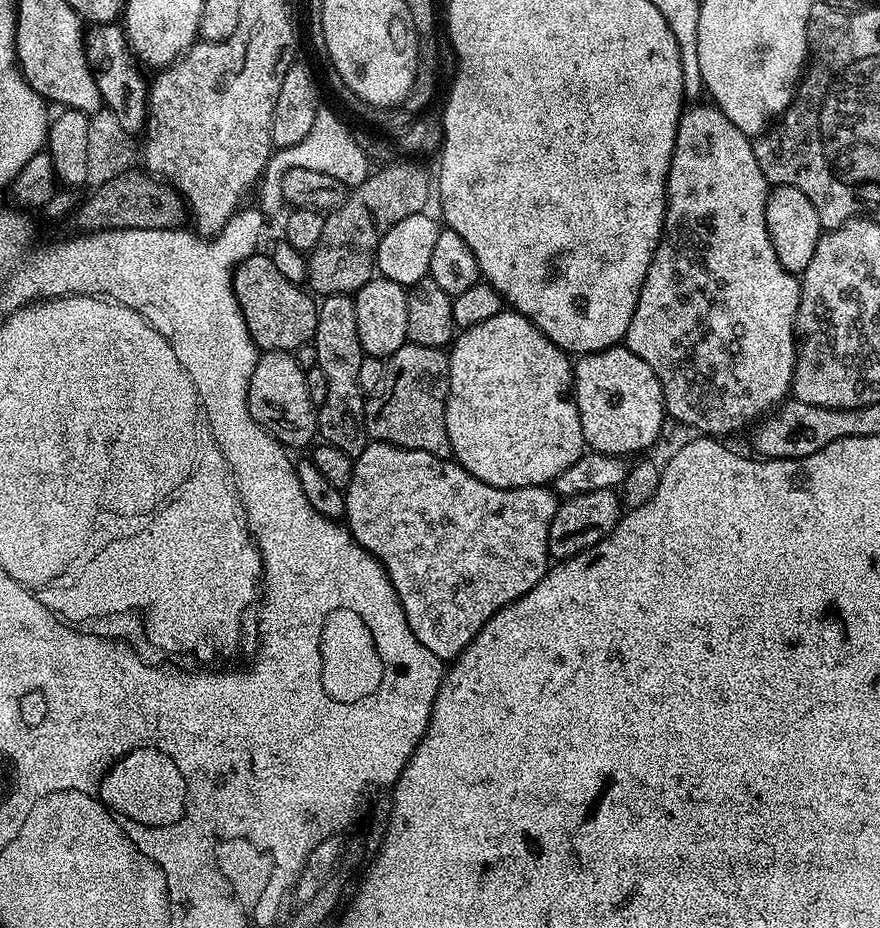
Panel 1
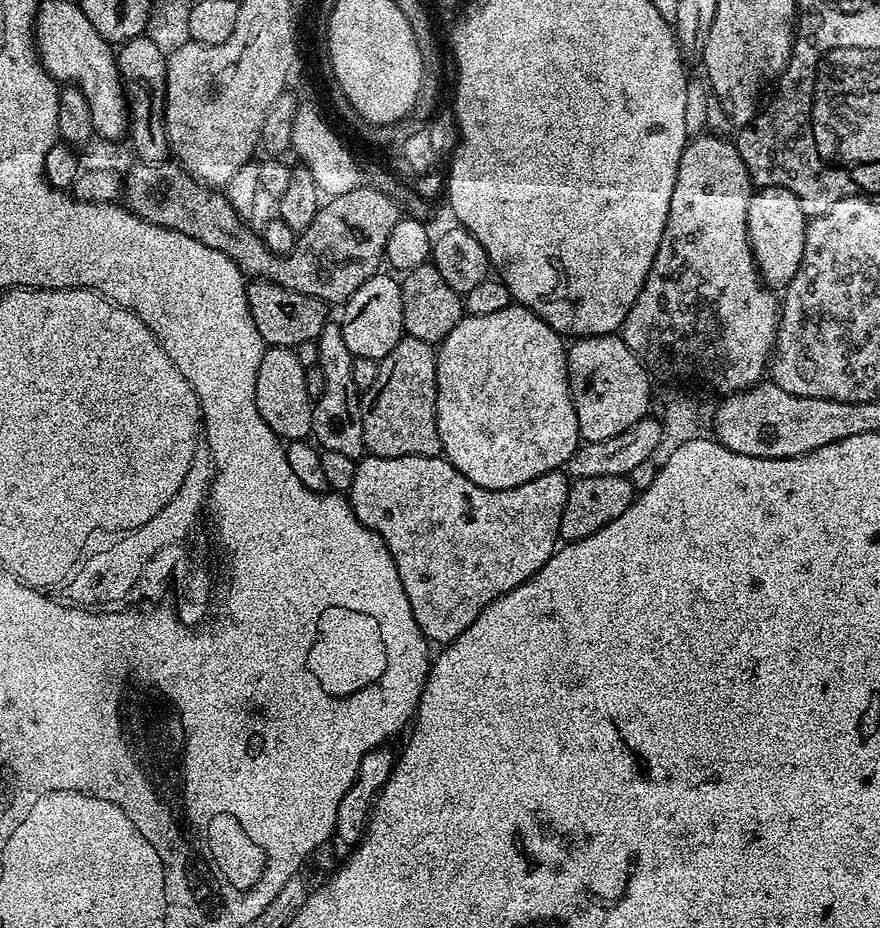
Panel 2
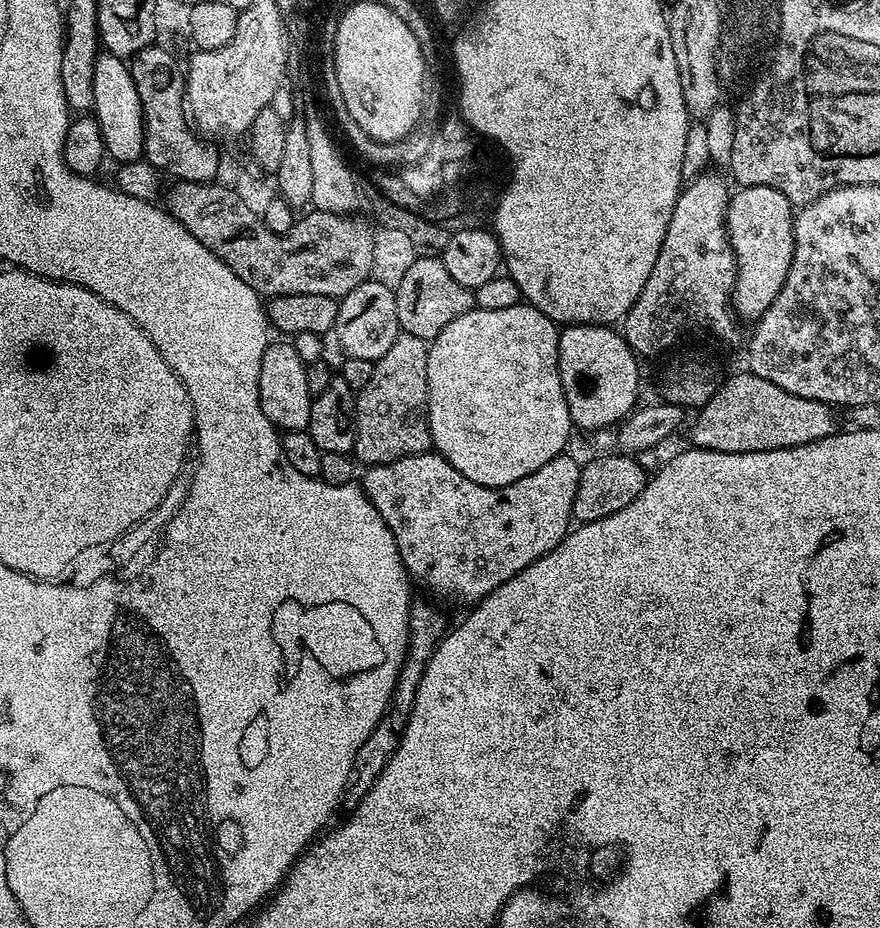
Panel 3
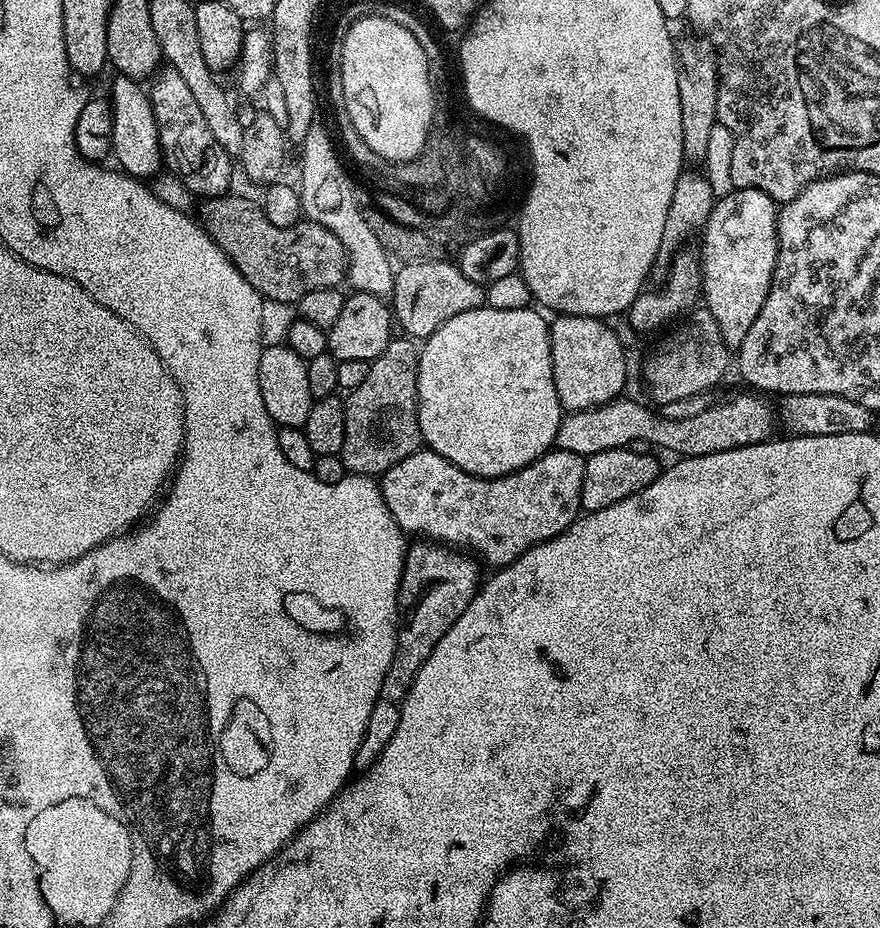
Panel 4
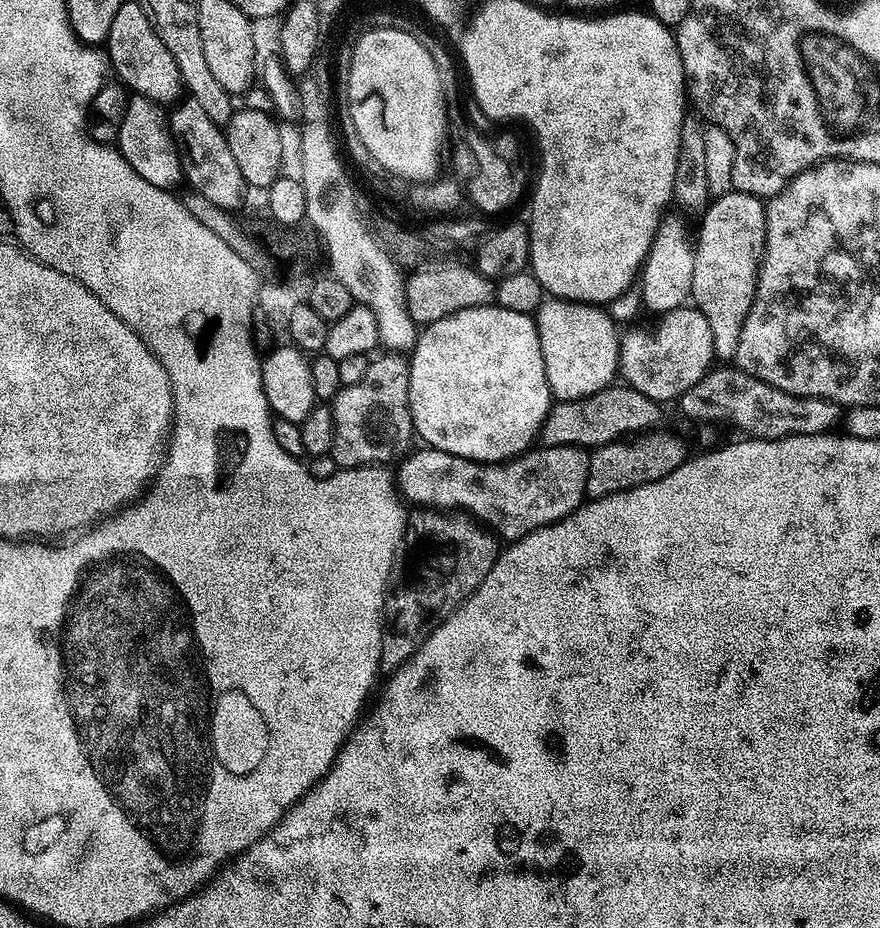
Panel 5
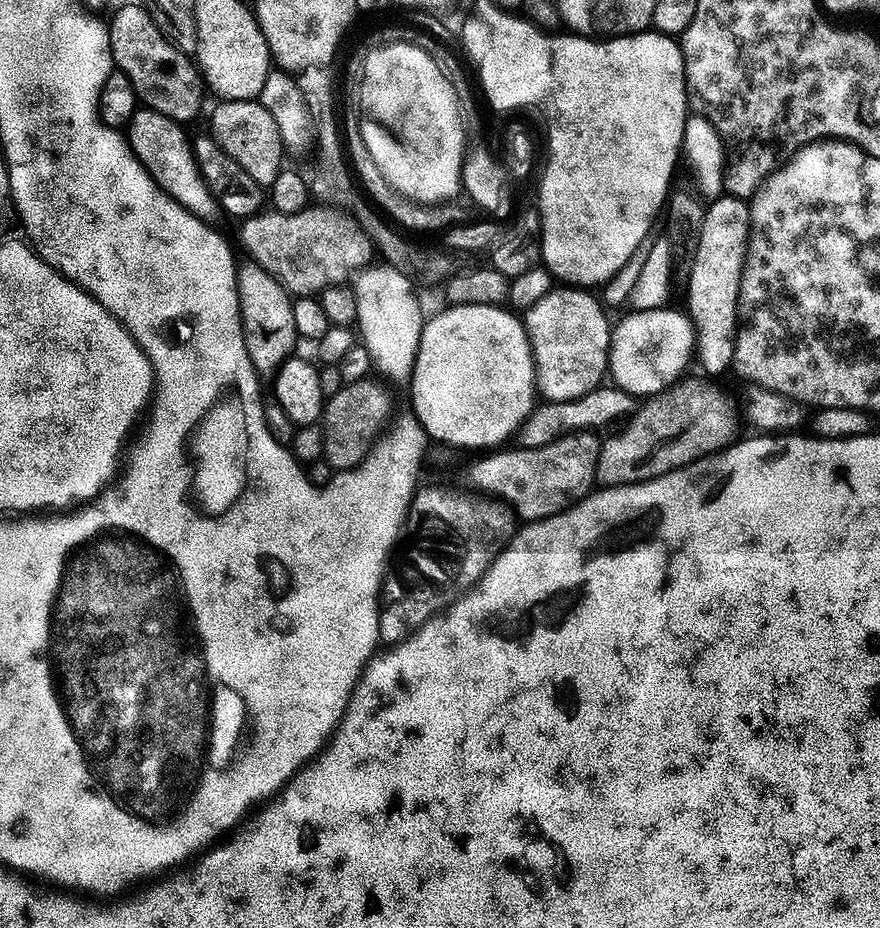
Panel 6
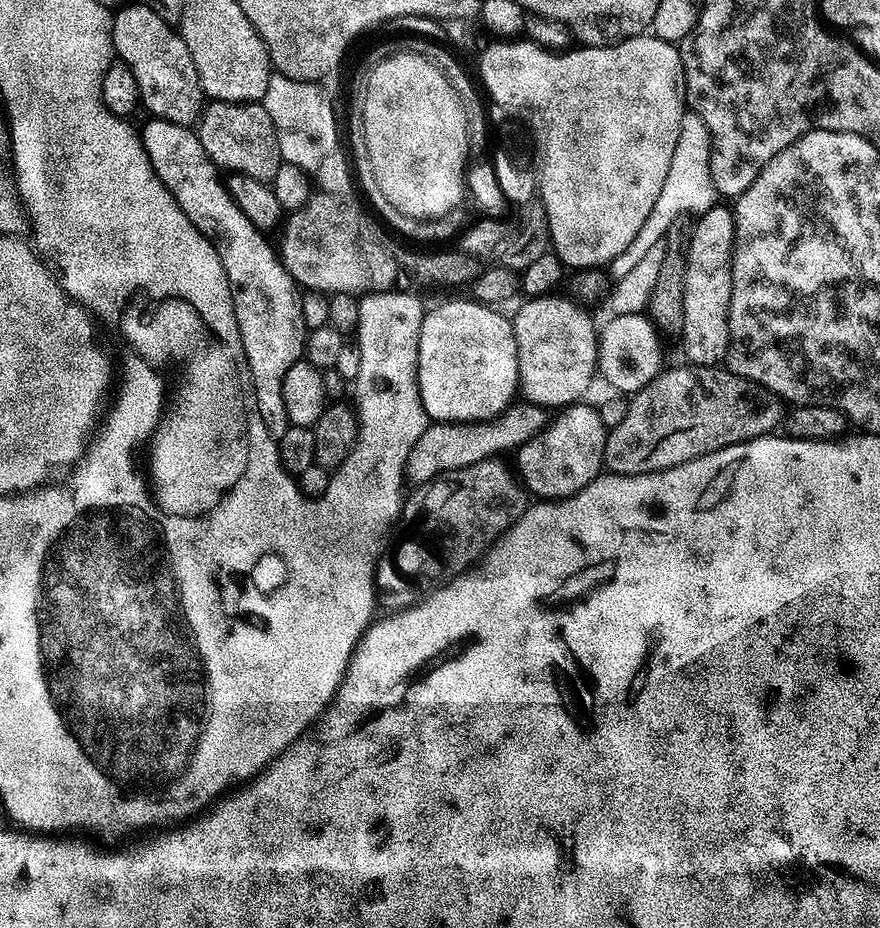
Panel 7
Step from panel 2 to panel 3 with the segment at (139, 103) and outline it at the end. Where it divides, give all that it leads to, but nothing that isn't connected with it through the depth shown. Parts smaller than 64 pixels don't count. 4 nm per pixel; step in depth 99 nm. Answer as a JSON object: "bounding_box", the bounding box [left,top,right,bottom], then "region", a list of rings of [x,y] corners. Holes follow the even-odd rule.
{"bounding_box":[130,47,220,184],"region":[[[156,47],[144,48],[130,60],[134,86],[138,90],[138,98],[144,103],[144,156],[157,170],[165,168],[170,175],[176,176],[172,178],[177,181],[189,180],[199,184],[215,181],[220,172],[220,152],[212,145],[215,143],[211,139],[198,134],[197,129],[190,123],[190,116],[186,111],[185,73],[176,69],[176,60],[166,49]]]}

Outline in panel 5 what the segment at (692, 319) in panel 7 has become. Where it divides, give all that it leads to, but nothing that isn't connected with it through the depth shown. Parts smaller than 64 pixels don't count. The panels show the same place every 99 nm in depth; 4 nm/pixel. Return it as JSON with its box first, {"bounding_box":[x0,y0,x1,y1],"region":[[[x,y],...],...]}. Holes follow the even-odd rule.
{"bounding_box":[691,190,764,361],"region":[[[729,190],[717,195],[702,213],[700,237],[695,237],[691,303],[706,318],[717,361],[736,359],[746,314],[756,293],[756,270],[764,252],[764,205],[759,196]]]}

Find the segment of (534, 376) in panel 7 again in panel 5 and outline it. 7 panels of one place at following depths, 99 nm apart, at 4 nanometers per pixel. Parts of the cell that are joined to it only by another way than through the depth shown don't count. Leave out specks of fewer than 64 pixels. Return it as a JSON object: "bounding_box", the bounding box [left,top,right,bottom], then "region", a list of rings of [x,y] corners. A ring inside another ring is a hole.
{"bounding_box":[534,299,620,400],"region":[[[545,299],[534,313],[538,342],[542,346],[542,362],[546,366],[546,382],[553,397],[561,400],[581,400],[598,390],[609,387],[617,379],[620,366],[620,338],[616,324],[607,316],[603,307],[580,304],[576,300]]]}

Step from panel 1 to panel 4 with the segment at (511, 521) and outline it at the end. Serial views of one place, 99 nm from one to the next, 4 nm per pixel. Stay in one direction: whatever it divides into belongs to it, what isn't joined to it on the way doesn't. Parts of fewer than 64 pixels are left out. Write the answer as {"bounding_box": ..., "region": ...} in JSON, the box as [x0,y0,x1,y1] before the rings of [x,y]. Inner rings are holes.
{"bounding_box":[379,448,585,570],"region":[[[561,448],[549,450],[526,467],[505,476],[472,476],[462,471],[454,462],[442,458],[442,454],[431,450],[421,450],[402,458],[391,470],[383,473],[379,481],[380,493],[384,505],[390,510],[394,522],[398,522],[400,531],[405,534],[427,538],[432,542],[443,542],[448,546],[460,546],[464,543],[477,557],[484,556],[485,565],[493,564],[499,570],[514,562],[526,550],[536,544],[554,538],[566,530],[581,515],[580,495],[584,477],[585,457],[567,452]]]}

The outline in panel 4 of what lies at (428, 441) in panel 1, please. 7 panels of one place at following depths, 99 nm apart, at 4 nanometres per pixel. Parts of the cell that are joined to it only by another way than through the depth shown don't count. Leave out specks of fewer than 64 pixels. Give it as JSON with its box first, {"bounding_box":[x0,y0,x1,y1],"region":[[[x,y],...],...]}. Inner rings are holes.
{"bounding_box":[339,339,422,478],"region":[[[400,339],[404,340],[389,340],[379,358],[369,363],[362,386],[347,393],[344,400],[346,442],[342,442],[339,457],[349,473],[376,478],[402,462],[402,458],[421,451],[422,437],[416,413],[420,348],[415,339]]]}

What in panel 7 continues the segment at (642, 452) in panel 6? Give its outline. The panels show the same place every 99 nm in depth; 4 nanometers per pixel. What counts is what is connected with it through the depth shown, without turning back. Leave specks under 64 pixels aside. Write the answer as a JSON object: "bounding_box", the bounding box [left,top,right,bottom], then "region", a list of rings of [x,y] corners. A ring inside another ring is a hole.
{"bounding_box":[604,367,786,476],"region":[[[665,367],[628,400],[626,416],[608,433],[604,468],[617,476],[661,472],[702,454],[775,433],[786,419],[786,404],[761,384],[735,376],[727,367]]]}

